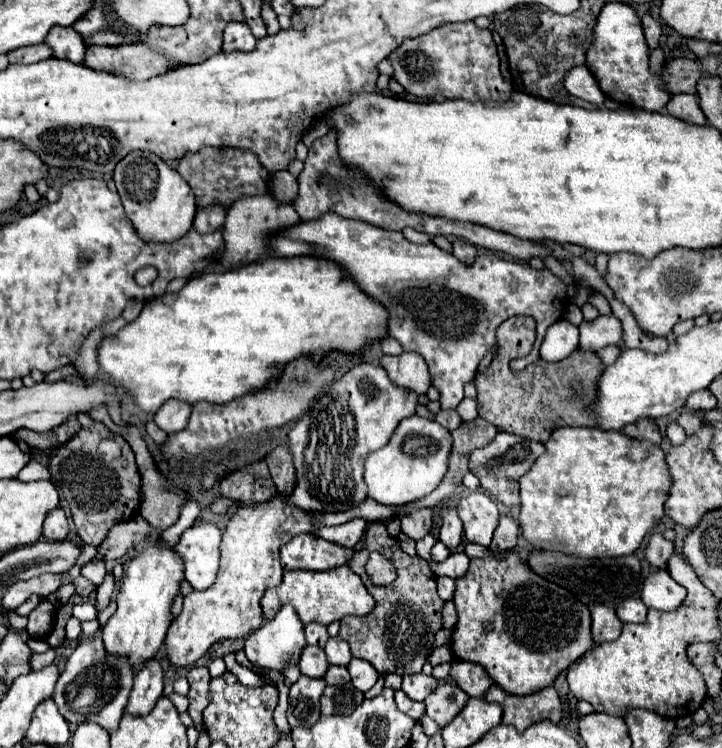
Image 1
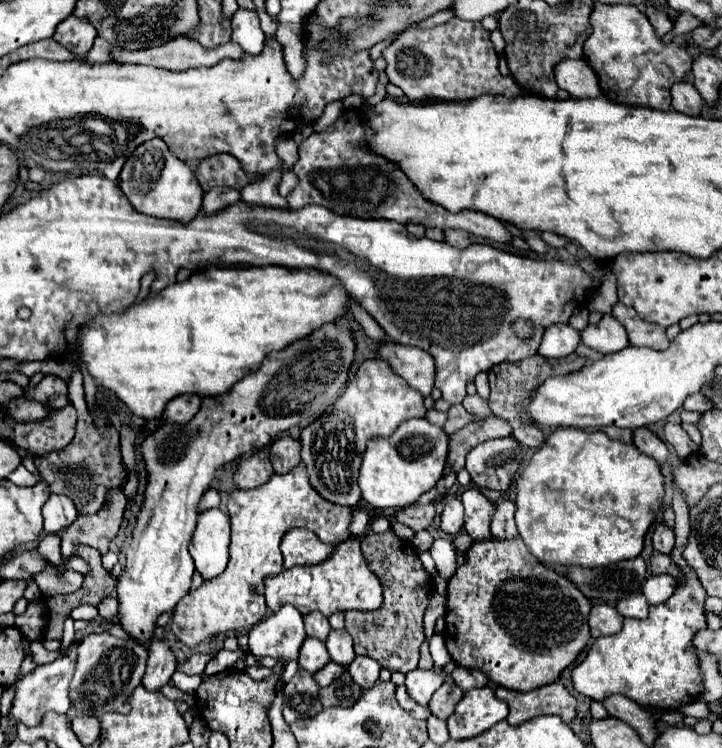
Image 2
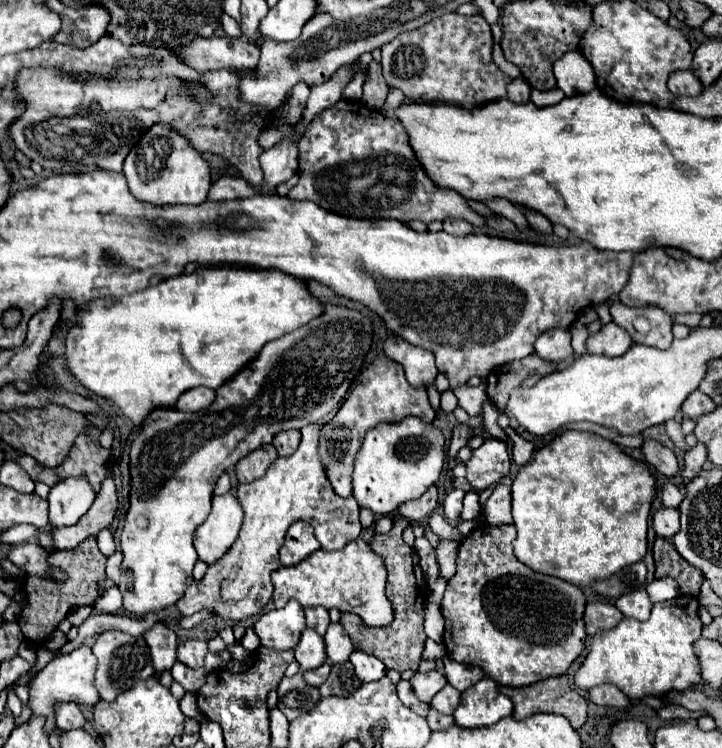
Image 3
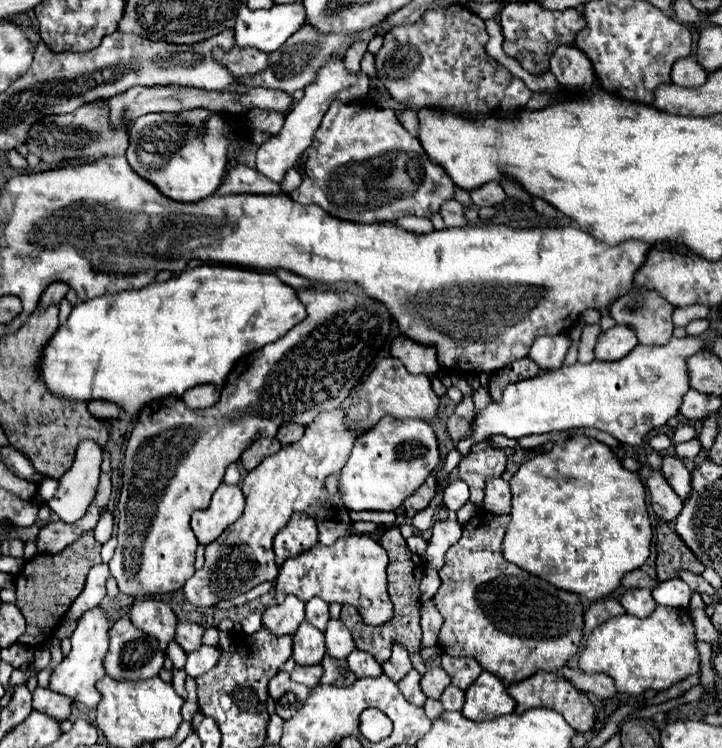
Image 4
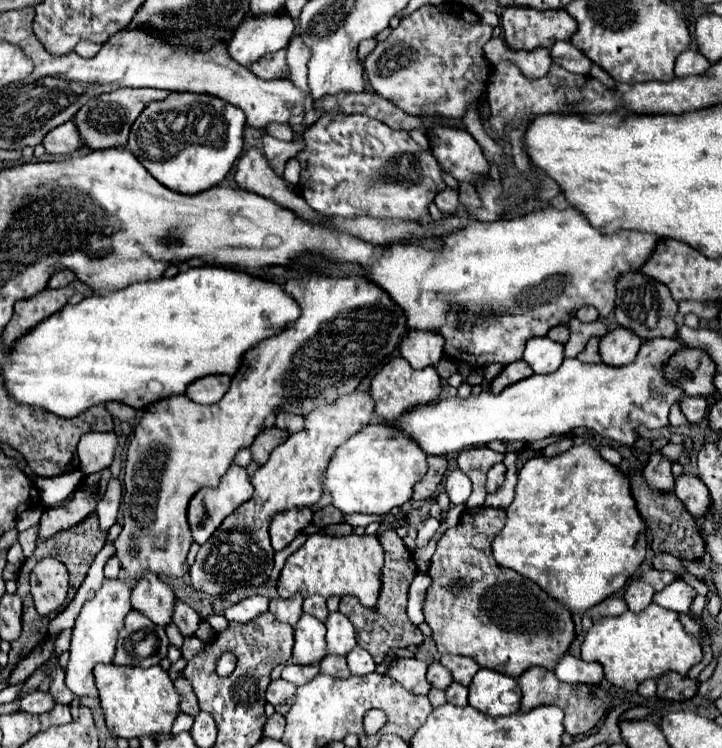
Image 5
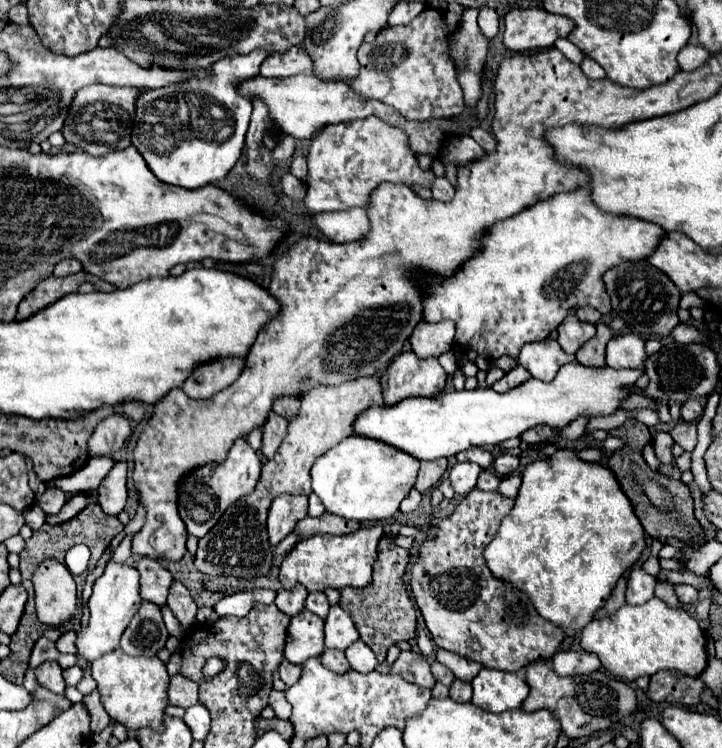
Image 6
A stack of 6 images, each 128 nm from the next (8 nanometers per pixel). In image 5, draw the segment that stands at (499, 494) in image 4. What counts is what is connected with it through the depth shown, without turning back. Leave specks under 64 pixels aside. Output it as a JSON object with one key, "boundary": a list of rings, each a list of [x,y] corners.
{"boundary":[[[496,464],[496,466],[488,472],[488,482],[486,482],[488,494],[496,492],[496,490],[502,486],[502,482],[504,482],[504,472],[506,472],[504,464]]]}

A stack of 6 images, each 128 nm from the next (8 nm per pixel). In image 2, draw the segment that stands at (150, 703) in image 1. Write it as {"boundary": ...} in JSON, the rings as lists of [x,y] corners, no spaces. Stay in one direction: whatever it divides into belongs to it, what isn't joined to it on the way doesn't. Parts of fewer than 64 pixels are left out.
{"boundary":[[[152,640],[148,646],[148,666],[142,678],[142,686],[150,692],[158,692],[164,684],[170,682],[172,674],[176,672],[176,660],[170,648],[162,640]]]}

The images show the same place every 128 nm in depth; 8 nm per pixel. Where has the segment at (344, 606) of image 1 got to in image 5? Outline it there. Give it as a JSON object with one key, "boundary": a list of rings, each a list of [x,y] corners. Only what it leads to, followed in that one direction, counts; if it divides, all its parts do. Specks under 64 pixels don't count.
{"boundary":[[[312,534],[306,542],[288,556],[280,578],[278,578],[278,596],[290,598],[300,592],[304,598],[320,594],[322,598],[330,596],[356,596],[364,608],[376,608],[380,594],[380,576],[384,568],[384,550],[376,536],[322,536]]]}

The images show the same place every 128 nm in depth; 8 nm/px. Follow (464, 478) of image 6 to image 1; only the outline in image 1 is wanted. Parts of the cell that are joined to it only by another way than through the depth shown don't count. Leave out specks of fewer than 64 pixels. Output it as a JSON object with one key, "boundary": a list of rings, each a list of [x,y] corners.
{"boundary":[[[450,510],[444,516],[442,528],[440,528],[440,534],[438,534],[438,540],[448,550],[456,550],[462,544],[462,524],[460,524],[460,518],[456,516],[456,510]]]}

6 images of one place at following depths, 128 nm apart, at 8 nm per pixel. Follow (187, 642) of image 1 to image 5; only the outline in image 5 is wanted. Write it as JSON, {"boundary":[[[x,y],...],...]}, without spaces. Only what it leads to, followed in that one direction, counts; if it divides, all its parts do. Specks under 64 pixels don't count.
{"boundary":[[[354,392],[342,396],[336,404],[316,408],[306,416],[302,432],[288,436],[284,444],[272,450],[268,462],[252,476],[254,494],[232,516],[228,516],[212,538],[202,544],[196,562],[190,568],[192,588],[208,596],[224,596],[238,586],[260,586],[268,580],[274,566],[274,552],[270,546],[268,526],[276,512],[288,508],[310,508],[322,496],[322,476],[334,452],[350,436],[360,432],[374,420],[374,404],[368,392]]]}

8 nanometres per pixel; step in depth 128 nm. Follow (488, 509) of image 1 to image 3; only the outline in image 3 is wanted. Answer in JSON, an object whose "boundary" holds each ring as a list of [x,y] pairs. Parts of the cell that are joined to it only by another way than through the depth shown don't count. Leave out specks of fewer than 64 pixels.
{"boundary":[[[474,490],[466,492],[464,496],[464,510],[462,510],[462,520],[474,520],[478,516],[480,504],[478,504],[478,494]]]}

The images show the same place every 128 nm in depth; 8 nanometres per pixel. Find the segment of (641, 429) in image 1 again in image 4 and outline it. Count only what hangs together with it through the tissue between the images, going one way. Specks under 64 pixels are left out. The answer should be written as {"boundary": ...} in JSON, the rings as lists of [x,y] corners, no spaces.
{"boundary":[[[662,456],[662,474],[682,500],[690,496],[690,472],[682,464],[682,460],[678,460],[676,456]]]}

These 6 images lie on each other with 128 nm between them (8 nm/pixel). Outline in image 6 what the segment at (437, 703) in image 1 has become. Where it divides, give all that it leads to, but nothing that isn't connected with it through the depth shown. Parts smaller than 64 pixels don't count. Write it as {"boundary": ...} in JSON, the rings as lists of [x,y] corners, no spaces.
{"boundary":[[[454,680],[450,686],[450,698],[454,702],[470,702],[472,698],[472,686],[462,680]]]}

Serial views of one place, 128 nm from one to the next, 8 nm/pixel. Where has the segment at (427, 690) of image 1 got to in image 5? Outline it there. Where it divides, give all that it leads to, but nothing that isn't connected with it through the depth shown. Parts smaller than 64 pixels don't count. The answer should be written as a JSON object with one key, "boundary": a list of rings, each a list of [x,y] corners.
{"boundary":[[[432,662],[428,666],[428,672],[426,672],[426,680],[438,688],[438,690],[446,690],[450,684],[452,684],[452,674],[440,664],[440,662]]]}

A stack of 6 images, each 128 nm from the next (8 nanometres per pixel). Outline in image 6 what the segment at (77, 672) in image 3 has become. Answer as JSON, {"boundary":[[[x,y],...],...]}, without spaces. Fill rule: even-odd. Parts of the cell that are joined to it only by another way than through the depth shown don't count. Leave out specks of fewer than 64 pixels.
{"boundary":[[[108,562],[104,574],[94,582],[94,592],[90,596],[88,608],[90,608],[90,618],[88,624],[76,634],[76,658],[84,660],[86,664],[92,664],[92,660],[100,658],[106,652],[112,652],[118,648],[120,636],[124,628],[128,626],[130,618],[136,614],[140,608],[140,574],[136,568],[130,568],[126,564],[116,564]],[[82,668],[82,670],[84,670],[84,676],[82,676],[82,680],[78,682],[78,686],[76,686],[76,688],[86,696],[86,694],[90,694],[90,692],[94,692],[94,690],[96,690],[96,682],[94,682],[94,678],[86,672],[86,668]]]}

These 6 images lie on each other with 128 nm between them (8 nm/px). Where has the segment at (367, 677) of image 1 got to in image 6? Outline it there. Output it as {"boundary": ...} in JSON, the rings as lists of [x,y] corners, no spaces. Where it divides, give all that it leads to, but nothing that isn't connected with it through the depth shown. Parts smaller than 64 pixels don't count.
{"boundary":[[[354,642],[346,652],[346,658],[350,662],[350,666],[356,670],[356,672],[372,672],[376,668],[376,658],[374,658],[374,652],[362,642]]]}

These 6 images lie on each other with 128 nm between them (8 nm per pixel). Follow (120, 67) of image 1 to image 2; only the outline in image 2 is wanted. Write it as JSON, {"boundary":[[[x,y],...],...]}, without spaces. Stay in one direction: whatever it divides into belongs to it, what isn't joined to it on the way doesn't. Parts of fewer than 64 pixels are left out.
{"boundary":[[[184,36],[168,40],[166,44],[160,44],[156,48],[146,48],[146,50],[136,50],[128,52],[124,48],[114,48],[110,52],[114,62],[120,64],[148,64],[156,68],[164,68],[170,72],[184,72],[188,68],[200,68],[200,66],[214,66],[224,58],[242,58],[244,52],[238,44],[222,44],[212,50],[200,48],[194,40],[188,40]]]}

